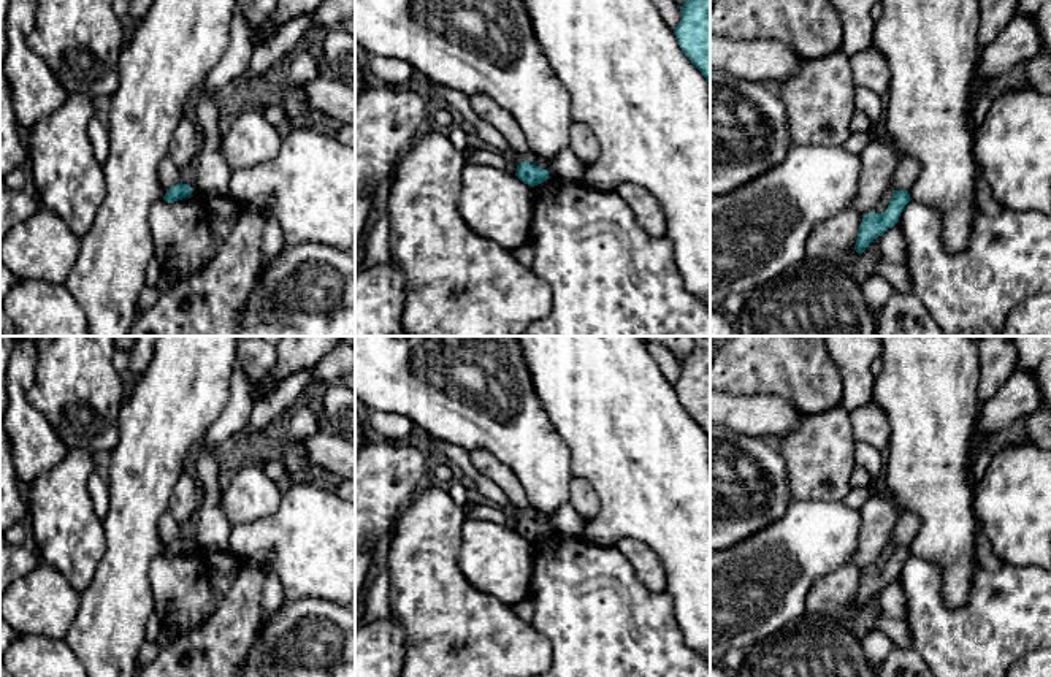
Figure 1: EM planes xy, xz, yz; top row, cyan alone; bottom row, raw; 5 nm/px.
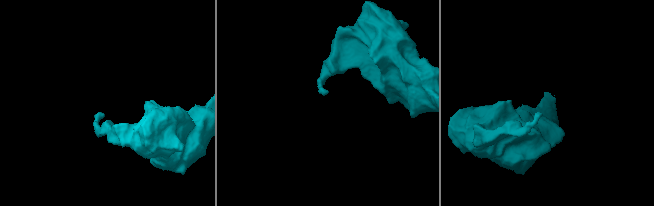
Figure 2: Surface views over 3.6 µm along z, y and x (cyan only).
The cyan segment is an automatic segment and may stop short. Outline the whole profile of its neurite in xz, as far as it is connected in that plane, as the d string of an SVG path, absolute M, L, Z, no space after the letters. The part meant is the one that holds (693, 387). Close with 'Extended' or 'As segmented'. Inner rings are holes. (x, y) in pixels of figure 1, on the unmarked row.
M691 336L693 350L680 361L675 395L710 442L710 336Z. As segmented

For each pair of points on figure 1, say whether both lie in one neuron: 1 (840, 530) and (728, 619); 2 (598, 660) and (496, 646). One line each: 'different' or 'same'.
1: same
2: different

